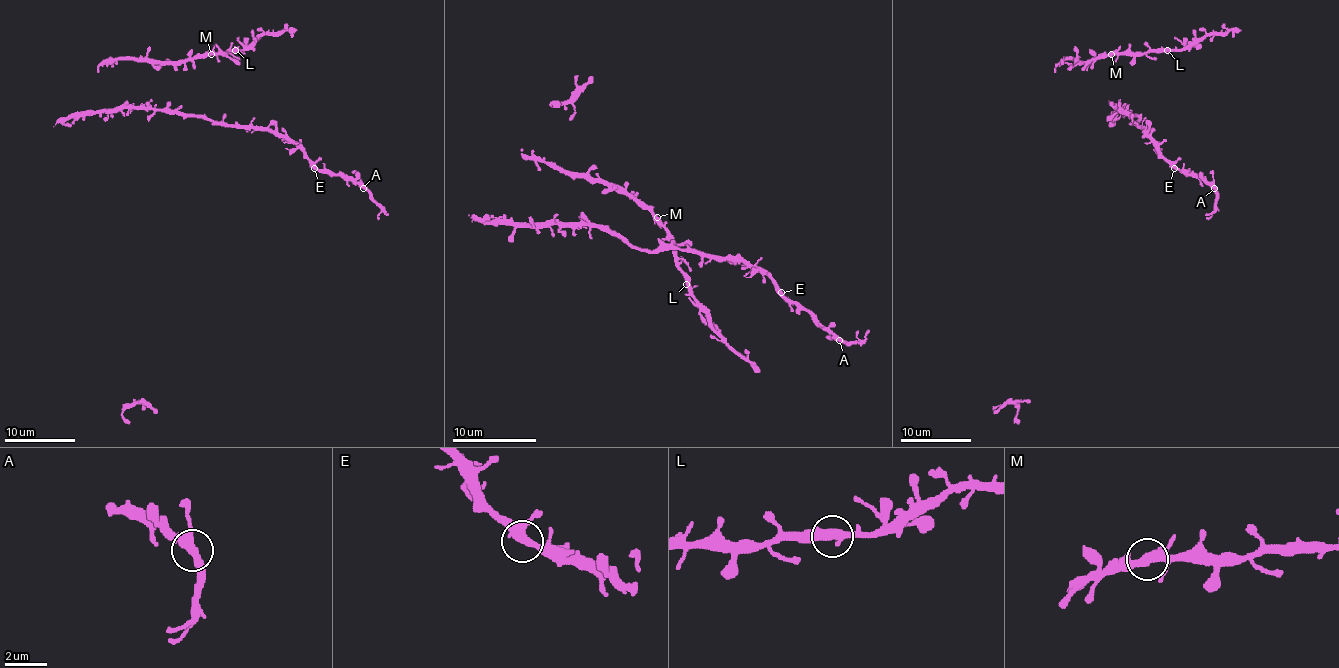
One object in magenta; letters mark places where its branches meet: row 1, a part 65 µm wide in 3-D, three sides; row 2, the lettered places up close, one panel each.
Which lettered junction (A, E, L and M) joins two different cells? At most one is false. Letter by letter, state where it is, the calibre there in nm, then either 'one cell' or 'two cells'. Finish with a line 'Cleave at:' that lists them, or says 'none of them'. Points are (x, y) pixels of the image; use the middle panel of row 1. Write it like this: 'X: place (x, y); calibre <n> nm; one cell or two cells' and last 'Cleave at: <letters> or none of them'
A: place (839, 340); calibre 360 nm; one cell
E: place (781, 292); calibre 340 nm; one cell
L: place (686, 284); calibre 360 nm; one cell
M: place (657, 217); calibre 360 nm; one cell
Cleave at: none of them

